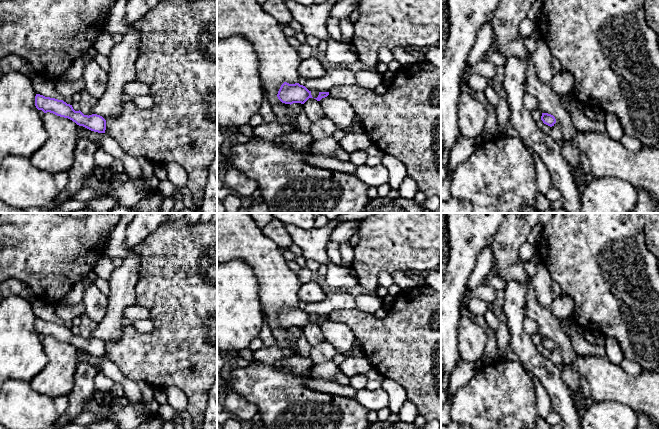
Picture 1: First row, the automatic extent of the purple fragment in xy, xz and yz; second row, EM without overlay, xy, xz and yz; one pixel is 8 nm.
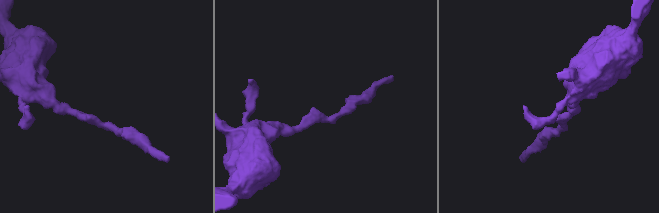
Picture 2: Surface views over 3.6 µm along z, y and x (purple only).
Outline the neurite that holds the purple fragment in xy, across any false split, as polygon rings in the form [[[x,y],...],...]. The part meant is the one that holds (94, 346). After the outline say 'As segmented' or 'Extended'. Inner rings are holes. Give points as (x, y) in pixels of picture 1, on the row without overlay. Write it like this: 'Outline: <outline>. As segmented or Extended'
Outline: [[[40,318],[35,320],[35,330],[44,337],[50,336],[57,340],[68,342],[79,350],[83,350],[91,355],[105,357],[106,344],[97,338],[84,339],[80,334],[75,335],[72,329],[63,324],[45,321]]]. As segmented

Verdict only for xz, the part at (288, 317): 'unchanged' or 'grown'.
unchanged

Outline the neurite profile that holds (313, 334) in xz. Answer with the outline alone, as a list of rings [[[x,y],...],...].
[[[309,322],[304,328],[303,332],[307,341],[311,346],[320,344],[325,340],[324,335],[320,329],[320,326],[314,322]]]

